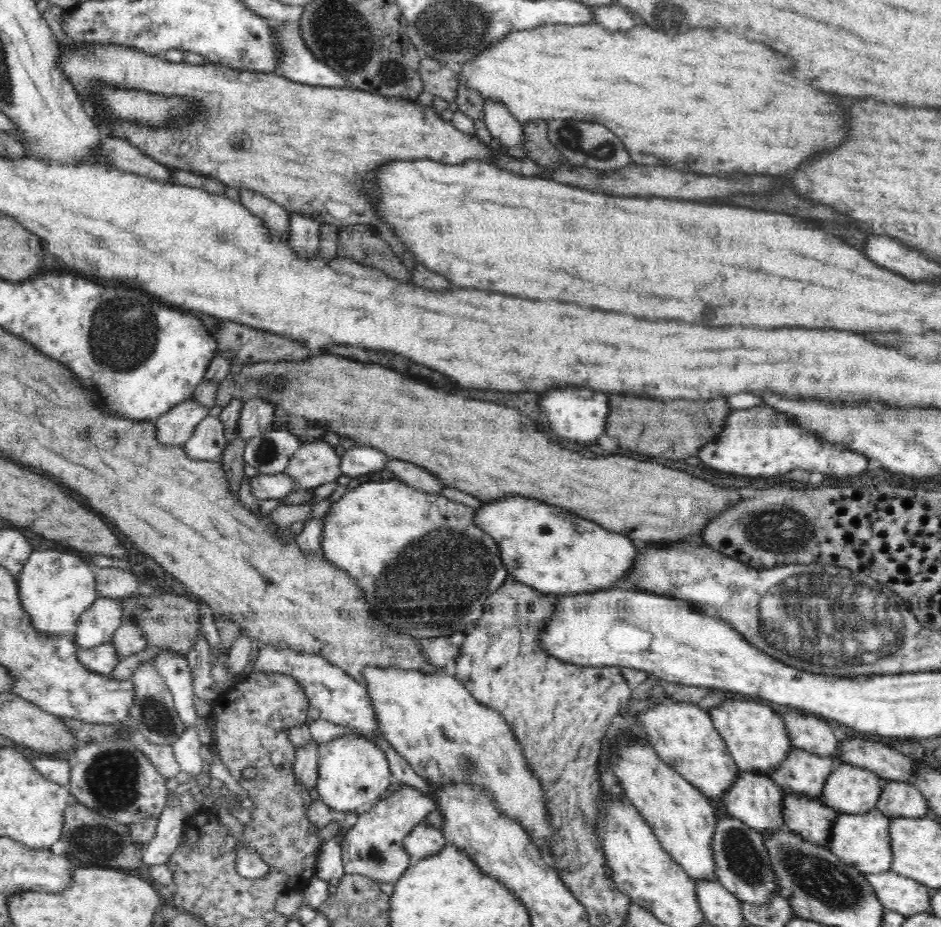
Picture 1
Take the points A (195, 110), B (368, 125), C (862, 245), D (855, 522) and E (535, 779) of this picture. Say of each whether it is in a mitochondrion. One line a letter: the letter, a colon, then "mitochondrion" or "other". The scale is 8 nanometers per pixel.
A: other
B: other
C: other
D: other
E: other

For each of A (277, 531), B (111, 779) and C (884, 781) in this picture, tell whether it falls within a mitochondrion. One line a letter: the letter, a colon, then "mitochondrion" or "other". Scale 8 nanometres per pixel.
A: other
B: mitochondrion
C: other

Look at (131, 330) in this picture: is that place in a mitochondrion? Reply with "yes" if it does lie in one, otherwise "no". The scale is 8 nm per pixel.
yes

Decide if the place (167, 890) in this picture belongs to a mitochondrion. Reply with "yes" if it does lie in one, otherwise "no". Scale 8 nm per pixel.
no

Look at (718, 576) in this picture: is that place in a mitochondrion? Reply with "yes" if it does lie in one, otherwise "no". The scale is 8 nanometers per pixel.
no

